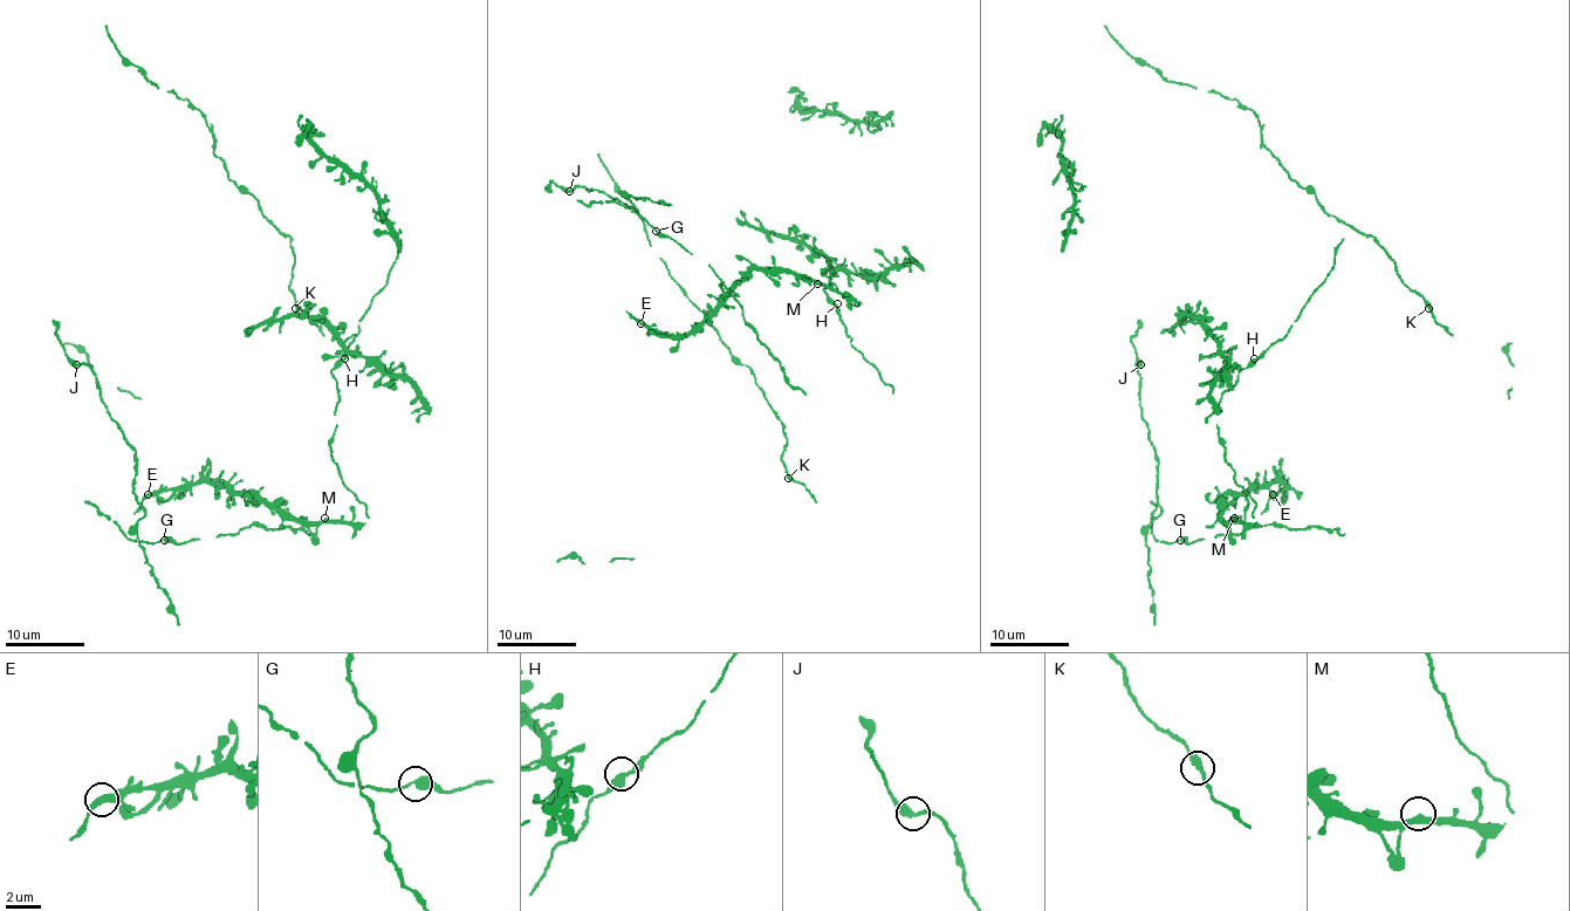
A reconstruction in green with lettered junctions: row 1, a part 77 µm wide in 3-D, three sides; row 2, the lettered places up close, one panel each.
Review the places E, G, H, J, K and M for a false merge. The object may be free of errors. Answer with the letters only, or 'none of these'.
J

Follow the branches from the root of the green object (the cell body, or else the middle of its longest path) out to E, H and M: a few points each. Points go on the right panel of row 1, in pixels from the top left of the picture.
E: (1218, 427), (1224, 459), (1255, 505), (1254, 522), (1222, 516), (1224, 494), (1273, 483), (1284, 487), (1273, 494)
H: (1218, 427), (1212, 413), (1214, 408), (1235, 383), (1238, 372), (1254, 358)
M: (1218, 427), (1224, 459), (1234, 471), (1235, 483), (1255, 505), (1254, 522), (1238, 522), (1234, 518)

